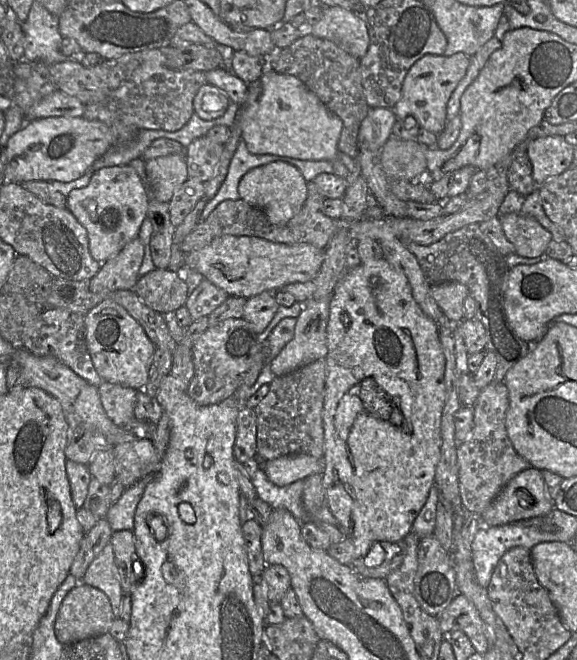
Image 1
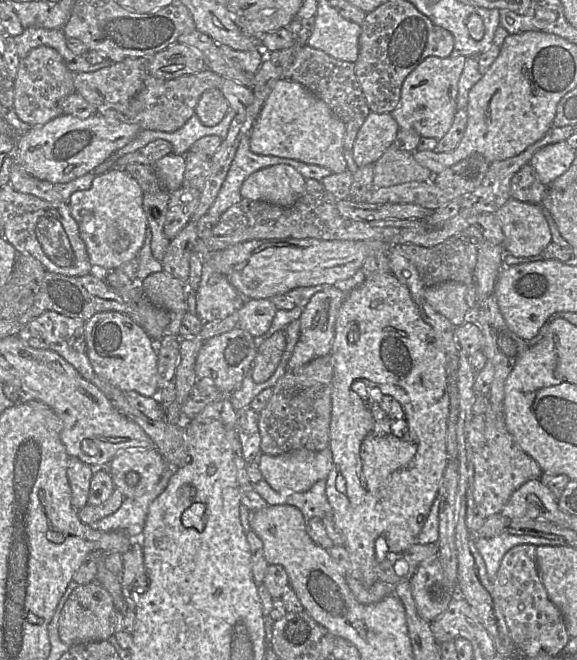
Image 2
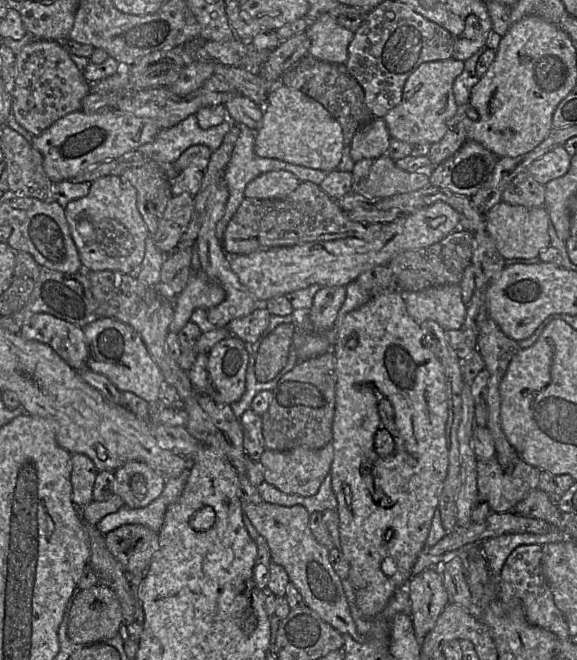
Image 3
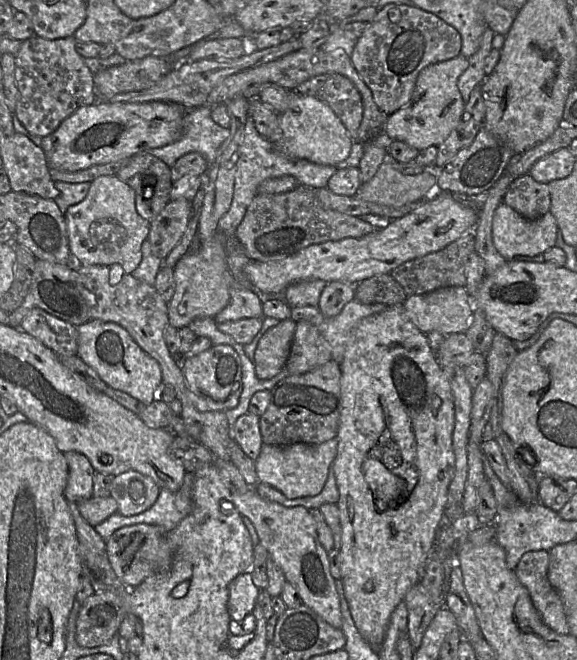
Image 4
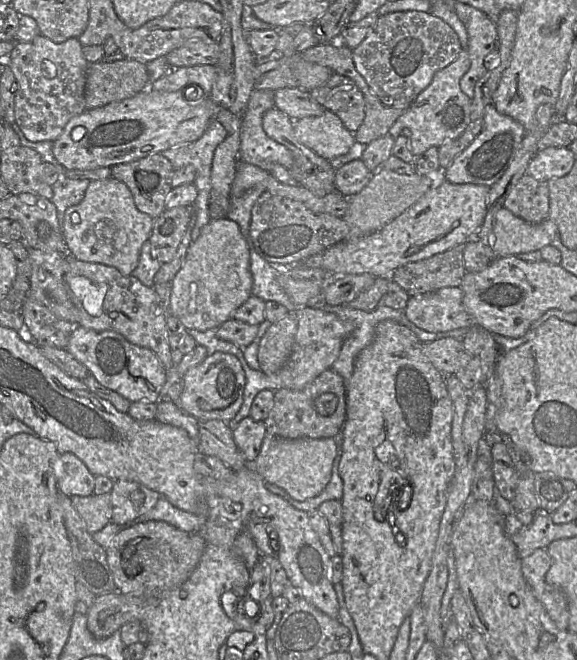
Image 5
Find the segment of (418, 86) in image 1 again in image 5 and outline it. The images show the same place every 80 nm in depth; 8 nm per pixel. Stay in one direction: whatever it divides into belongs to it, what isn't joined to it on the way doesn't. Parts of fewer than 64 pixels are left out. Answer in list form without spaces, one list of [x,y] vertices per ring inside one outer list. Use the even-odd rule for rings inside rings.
[[[466,49],[447,66],[438,70],[429,85],[424,88],[389,128],[388,134],[394,139],[405,136],[409,149],[420,156],[430,147],[440,147],[445,141],[459,137],[470,120],[471,99],[460,89],[460,79],[470,67]]]

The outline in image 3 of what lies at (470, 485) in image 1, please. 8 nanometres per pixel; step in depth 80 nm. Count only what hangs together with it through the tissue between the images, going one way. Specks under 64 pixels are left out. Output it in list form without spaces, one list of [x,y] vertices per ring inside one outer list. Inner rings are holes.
[[[497,458],[478,460],[479,499],[486,501],[492,512],[512,511],[531,491],[538,489],[541,472],[522,459],[512,473],[507,473]]]

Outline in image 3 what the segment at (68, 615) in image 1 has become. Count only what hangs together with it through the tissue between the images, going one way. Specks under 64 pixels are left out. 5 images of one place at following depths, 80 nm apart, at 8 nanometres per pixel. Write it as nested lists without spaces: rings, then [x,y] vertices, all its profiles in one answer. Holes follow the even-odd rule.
[[[102,585],[80,590],[70,608],[67,636],[74,644],[105,643],[122,624],[122,612],[115,593]]]

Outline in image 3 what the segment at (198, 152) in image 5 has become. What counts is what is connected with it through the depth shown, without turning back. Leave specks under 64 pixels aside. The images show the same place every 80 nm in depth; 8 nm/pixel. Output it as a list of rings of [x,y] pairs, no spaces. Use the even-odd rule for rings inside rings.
[[[228,112],[225,120],[208,129],[202,129],[198,123],[196,114],[168,129],[161,129],[155,140],[137,148],[159,165],[174,163],[181,154],[193,145],[206,145],[213,152],[222,144],[225,135],[234,125],[234,119]]]

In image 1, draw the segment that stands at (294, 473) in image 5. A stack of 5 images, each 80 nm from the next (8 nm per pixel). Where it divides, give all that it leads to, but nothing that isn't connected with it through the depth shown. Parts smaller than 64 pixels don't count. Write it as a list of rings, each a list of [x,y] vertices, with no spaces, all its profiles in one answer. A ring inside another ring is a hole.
[[[292,454],[263,461],[263,471],[276,486],[287,486],[312,474],[323,474],[324,468],[323,457],[318,459],[306,454]]]

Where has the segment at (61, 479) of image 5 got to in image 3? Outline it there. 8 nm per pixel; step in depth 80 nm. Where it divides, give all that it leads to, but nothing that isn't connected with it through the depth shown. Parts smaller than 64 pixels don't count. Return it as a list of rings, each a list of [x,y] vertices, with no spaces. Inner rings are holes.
[[[71,454],[71,499],[78,509],[92,502],[93,486],[98,470],[84,454]]]

